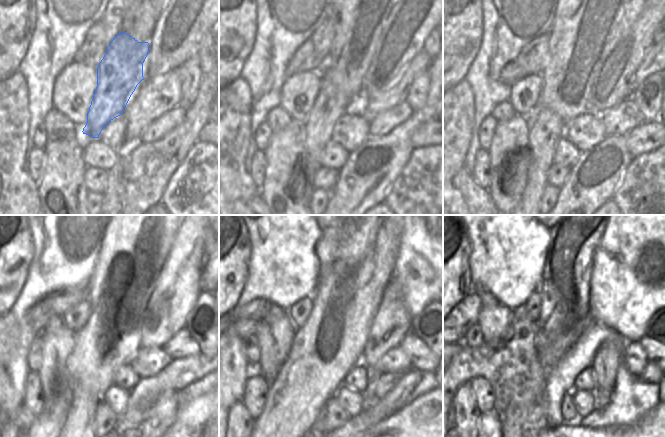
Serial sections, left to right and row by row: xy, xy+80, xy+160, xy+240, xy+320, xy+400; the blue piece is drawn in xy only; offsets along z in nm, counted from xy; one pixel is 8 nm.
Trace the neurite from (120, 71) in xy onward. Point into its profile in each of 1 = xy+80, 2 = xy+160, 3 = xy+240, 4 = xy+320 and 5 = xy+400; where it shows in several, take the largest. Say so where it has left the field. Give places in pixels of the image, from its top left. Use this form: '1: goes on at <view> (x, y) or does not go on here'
1: goes on at xy+80 (331, 103)
2: goes on at xy+160 (546, 128)
3: goes on at xy+240 (81, 418)
4: does not go on here
5: does not go on here

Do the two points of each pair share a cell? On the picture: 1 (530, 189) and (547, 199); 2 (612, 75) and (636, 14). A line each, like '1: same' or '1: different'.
1: different
2: same

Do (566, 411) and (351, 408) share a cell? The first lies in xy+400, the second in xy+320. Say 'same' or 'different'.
different

